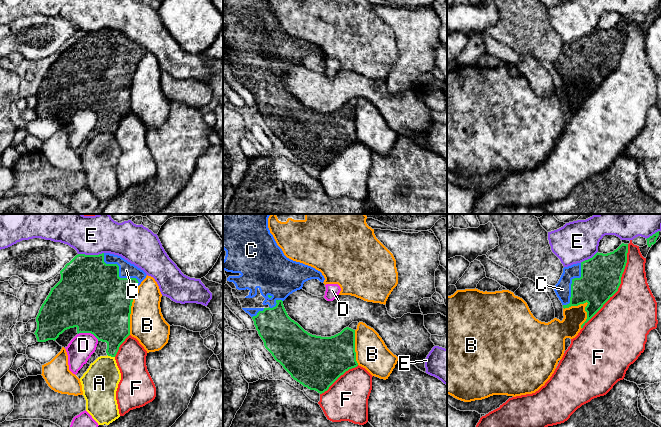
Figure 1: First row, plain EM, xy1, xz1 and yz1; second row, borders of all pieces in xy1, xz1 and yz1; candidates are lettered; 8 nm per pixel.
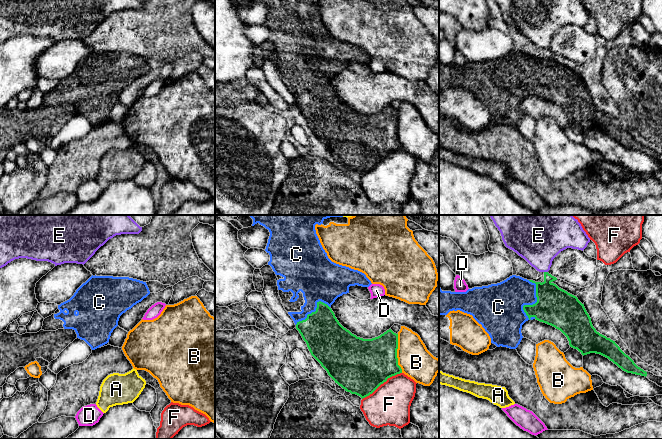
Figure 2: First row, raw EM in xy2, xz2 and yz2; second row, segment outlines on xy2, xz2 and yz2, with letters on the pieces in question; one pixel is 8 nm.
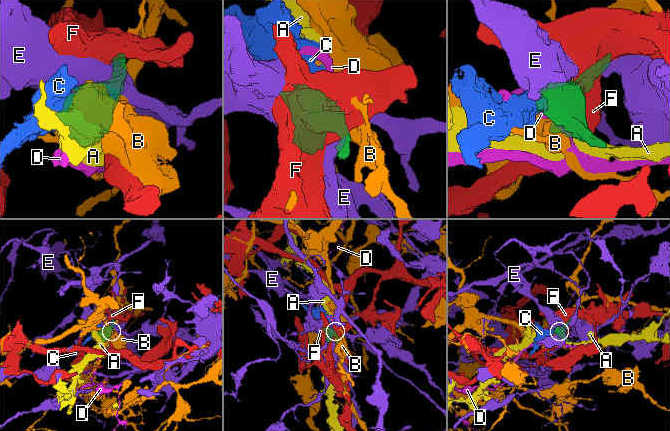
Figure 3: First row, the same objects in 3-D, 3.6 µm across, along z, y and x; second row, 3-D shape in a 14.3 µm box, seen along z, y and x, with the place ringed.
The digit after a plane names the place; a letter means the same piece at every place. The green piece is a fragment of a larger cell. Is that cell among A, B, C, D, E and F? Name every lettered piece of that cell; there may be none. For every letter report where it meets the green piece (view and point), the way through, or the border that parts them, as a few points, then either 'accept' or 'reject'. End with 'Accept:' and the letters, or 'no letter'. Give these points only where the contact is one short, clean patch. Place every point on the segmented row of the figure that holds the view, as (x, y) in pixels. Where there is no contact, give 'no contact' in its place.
A: meets green in xy1 at (111, 356); reject
B: meets green in yz1 at (587, 305); reject
C: meets green in yz2 at (535, 303); accept
D: meets green in xy1 at (88, 332); border along xy1 (78, 333), (91, 333), (98, 340); reject
E: meets green in xy1 at (90, 255); reject
F: meets green in yz1 at (619, 285); reject
Accept: C

